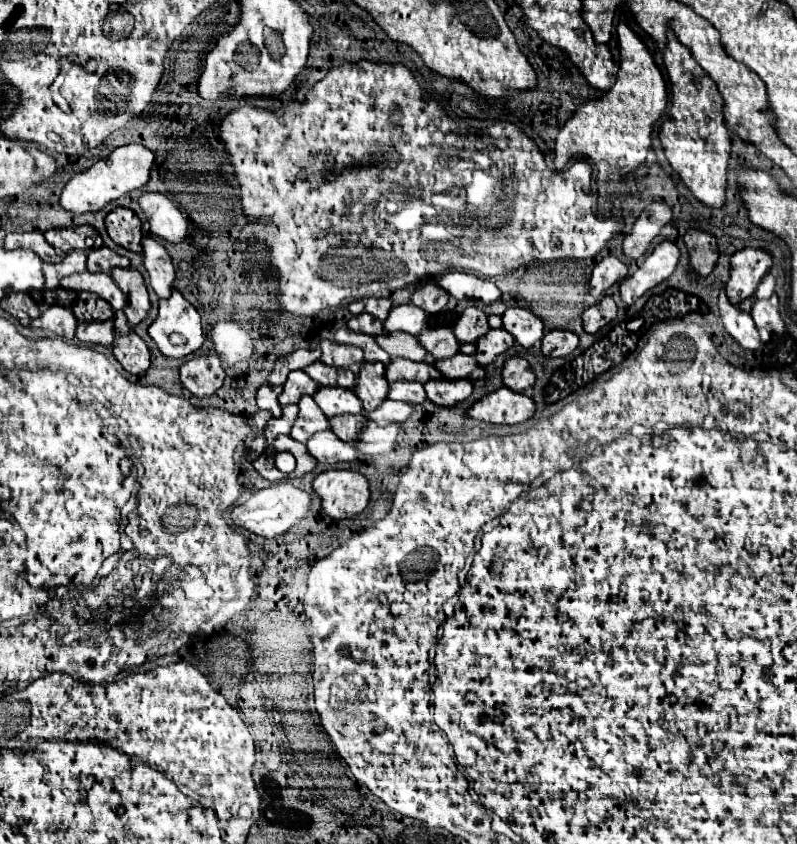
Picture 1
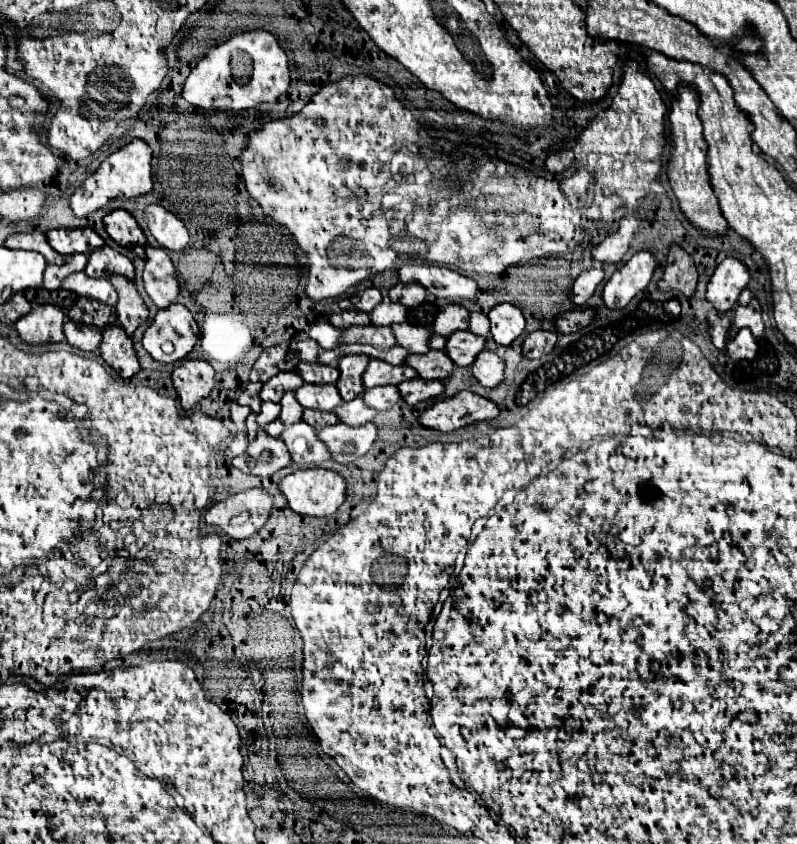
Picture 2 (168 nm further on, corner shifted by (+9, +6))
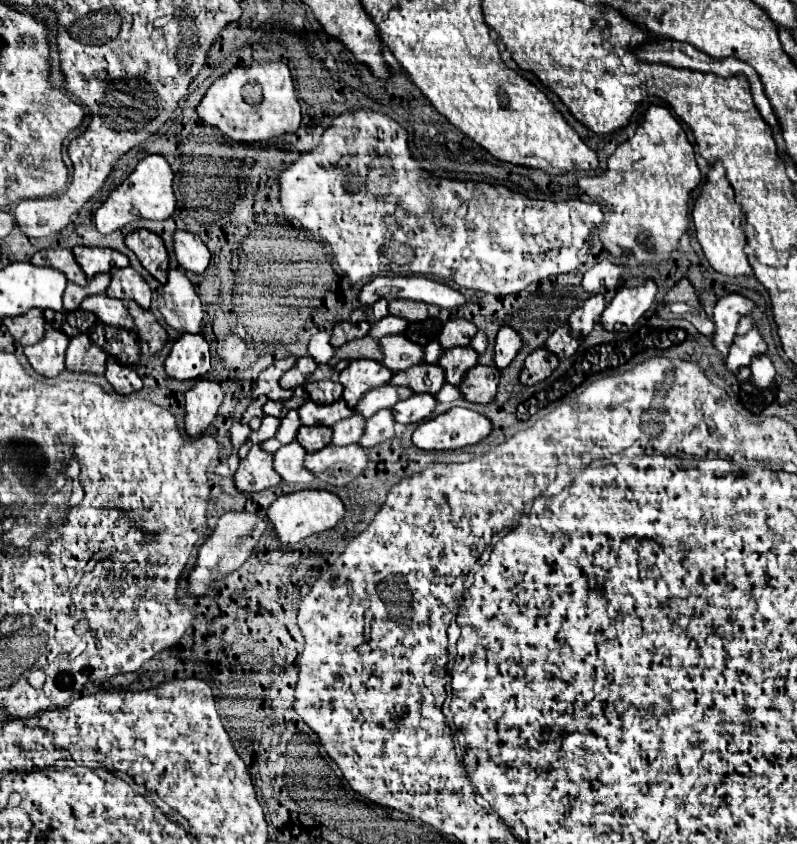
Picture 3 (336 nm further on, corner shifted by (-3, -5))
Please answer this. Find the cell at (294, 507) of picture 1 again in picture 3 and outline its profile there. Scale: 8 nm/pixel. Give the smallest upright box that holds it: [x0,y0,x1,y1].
[186,512,266,596]

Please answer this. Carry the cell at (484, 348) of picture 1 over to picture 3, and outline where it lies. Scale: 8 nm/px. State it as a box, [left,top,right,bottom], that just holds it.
[436,346,478,386]

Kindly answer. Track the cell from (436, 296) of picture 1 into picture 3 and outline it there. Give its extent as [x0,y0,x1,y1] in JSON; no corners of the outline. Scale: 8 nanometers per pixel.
[388,300,428,322]

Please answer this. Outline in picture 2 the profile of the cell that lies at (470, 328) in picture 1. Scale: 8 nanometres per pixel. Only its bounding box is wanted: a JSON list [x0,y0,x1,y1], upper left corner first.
[432,303,470,337]

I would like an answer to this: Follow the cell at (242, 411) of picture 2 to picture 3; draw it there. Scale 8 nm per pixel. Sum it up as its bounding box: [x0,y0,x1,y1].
[230,422,250,448]

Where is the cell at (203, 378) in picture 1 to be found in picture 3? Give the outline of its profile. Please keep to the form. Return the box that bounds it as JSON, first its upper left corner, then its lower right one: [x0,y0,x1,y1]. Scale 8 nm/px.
[186,380,224,436]

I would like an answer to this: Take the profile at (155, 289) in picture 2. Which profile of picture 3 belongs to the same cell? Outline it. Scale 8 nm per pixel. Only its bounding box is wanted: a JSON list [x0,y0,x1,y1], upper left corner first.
[158,270,204,334]

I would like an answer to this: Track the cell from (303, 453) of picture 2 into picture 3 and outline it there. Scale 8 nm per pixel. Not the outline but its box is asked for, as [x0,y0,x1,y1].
[274,444,314,484]

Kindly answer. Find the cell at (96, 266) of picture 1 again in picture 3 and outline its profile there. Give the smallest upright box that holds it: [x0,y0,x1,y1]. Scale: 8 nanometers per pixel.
[106,268,150,310]

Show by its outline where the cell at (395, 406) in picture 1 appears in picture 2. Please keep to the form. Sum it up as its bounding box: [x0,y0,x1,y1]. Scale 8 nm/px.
[334,397,378,425]

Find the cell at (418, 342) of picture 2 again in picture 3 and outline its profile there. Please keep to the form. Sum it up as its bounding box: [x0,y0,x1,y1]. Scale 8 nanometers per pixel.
[378,334,424,372]

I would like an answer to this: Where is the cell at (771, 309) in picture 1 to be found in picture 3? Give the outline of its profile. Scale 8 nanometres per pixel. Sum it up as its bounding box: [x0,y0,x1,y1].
[726,330,766,374]

